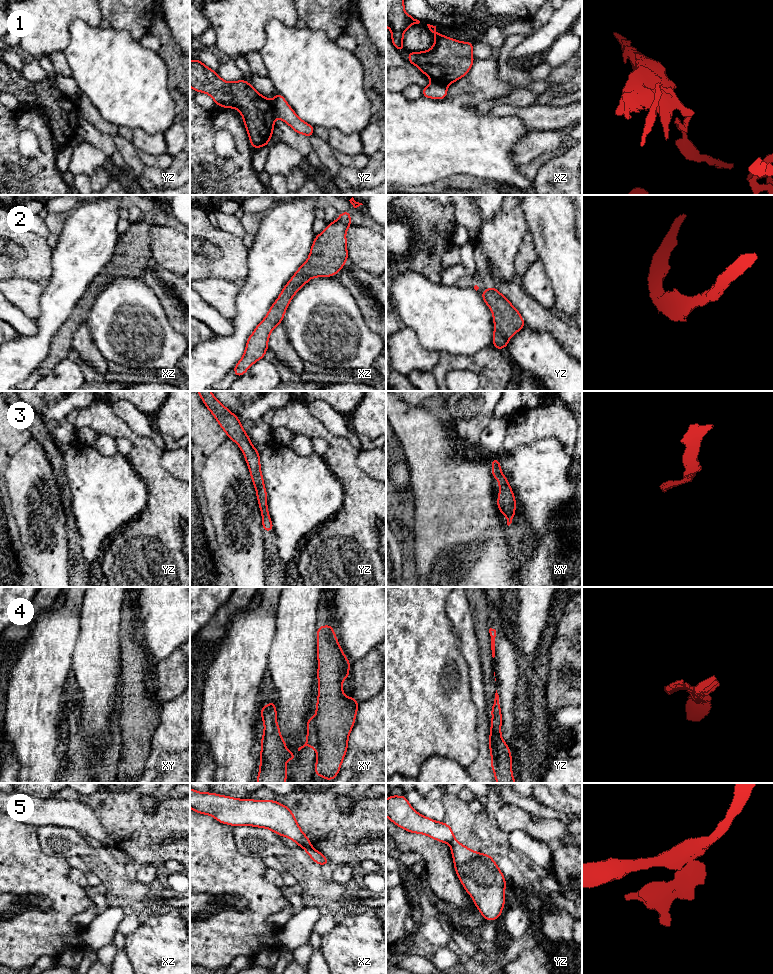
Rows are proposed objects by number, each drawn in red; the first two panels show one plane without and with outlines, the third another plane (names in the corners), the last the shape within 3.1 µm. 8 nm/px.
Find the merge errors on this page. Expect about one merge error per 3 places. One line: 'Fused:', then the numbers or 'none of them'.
Fused: 1, 4, 5

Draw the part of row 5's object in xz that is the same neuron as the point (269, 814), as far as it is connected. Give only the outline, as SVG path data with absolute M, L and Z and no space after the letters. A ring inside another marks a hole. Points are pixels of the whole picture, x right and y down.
M190 789L190 808L234 827L248 825L270 829L278 836L283 835L293 840L304 849L312 848L311 841L297 824L292 811L273 800L236 799Z

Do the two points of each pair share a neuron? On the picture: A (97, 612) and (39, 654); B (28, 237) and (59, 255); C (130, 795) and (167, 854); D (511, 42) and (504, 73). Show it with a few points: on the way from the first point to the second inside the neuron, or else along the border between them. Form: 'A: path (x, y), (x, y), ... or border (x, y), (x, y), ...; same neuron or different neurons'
A: border (80, 610), (80, 629), (76, 645), (73, 648); different neurons
B: border (52, 251), (51, 274); different neurons
C: path (130, 810), (130, 818), (152, 840); same neuron
D: path (505, 50), (504, 65); same neuron

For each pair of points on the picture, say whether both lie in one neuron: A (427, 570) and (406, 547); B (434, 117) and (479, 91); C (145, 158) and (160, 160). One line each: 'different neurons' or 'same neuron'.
A: different neurons
B: different neurons
C: same neuron

